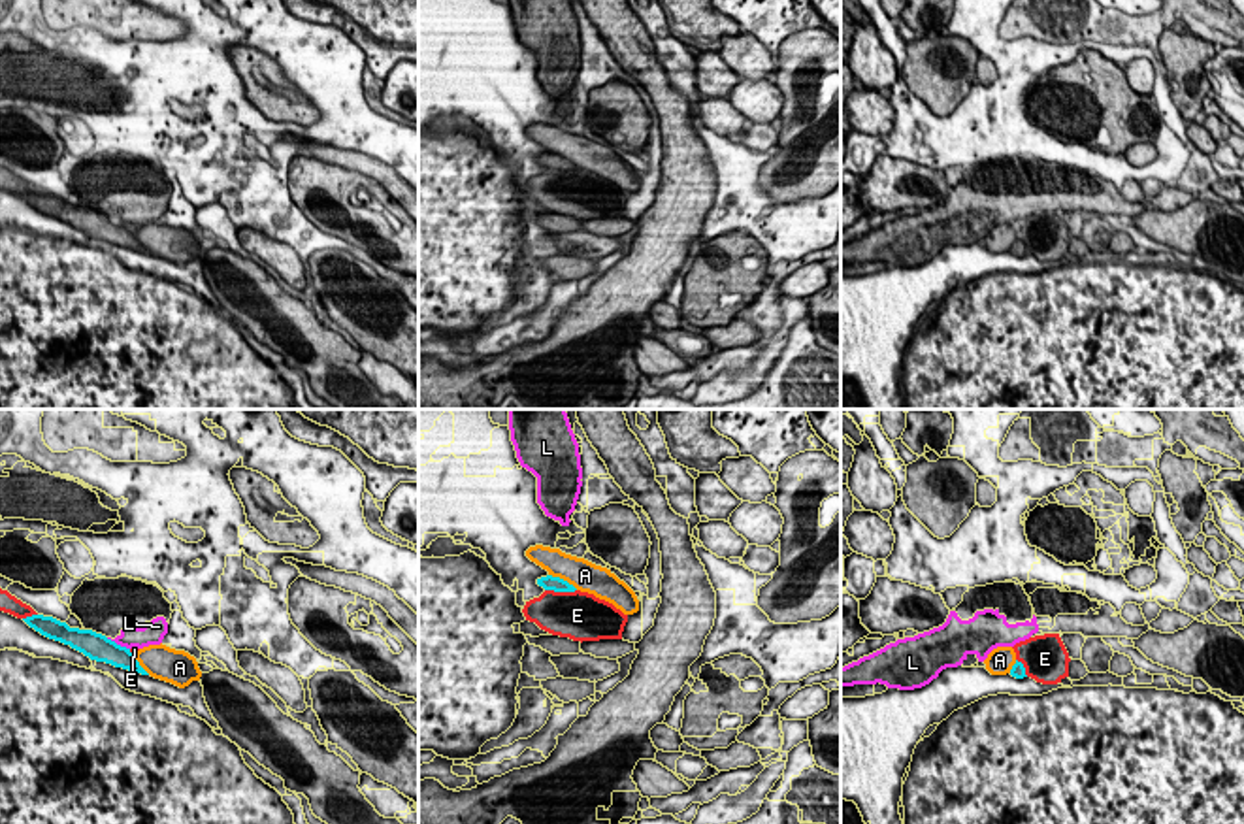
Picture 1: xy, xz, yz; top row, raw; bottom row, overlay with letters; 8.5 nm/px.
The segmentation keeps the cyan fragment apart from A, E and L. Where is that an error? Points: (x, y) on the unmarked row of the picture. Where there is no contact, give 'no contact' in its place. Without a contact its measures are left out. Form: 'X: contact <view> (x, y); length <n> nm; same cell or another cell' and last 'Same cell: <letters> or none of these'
A: contact xz (562, 157); length 280 nm; another cell
E: contact xz (560, 168); length 280 nm; another cell
L: contact xy (115, 221); length 240 nm; another cell
Same cell: none of these

